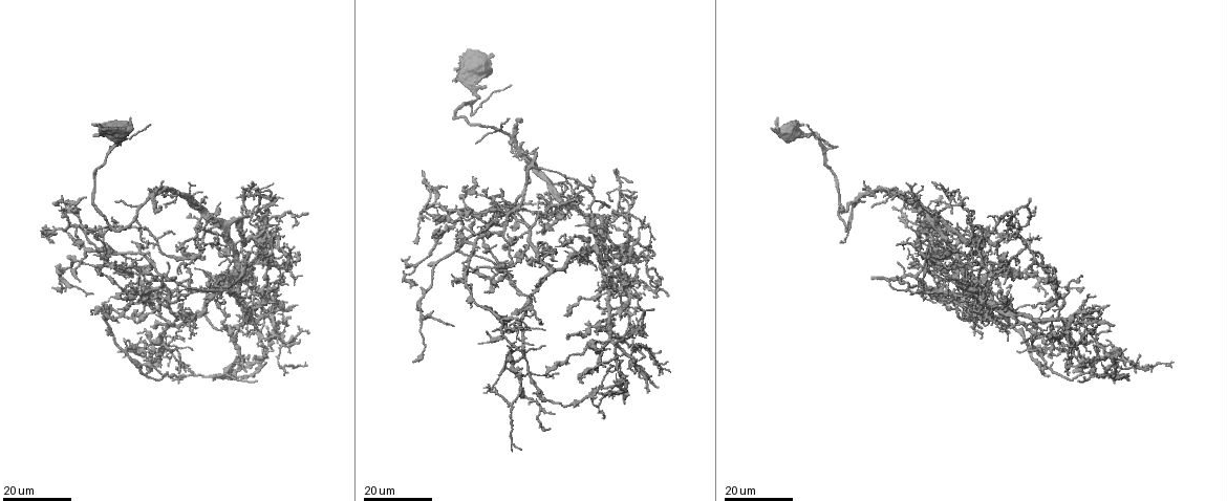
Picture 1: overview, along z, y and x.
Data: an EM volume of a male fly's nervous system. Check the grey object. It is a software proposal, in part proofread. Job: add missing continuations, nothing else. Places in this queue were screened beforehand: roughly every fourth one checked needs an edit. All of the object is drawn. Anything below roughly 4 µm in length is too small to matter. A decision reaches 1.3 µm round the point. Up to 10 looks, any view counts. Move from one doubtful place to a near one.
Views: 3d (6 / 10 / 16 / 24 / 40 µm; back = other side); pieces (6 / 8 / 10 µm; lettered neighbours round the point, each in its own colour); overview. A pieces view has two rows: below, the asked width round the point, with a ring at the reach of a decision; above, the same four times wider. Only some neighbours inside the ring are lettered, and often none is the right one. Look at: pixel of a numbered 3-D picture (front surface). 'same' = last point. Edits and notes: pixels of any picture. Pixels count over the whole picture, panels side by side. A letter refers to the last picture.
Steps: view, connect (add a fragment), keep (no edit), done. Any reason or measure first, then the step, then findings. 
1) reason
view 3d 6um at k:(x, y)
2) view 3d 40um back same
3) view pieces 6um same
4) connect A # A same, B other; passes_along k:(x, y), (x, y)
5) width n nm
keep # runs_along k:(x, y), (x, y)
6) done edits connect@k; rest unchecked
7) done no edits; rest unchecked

branch stops here
view 3d 16um at 1:(544, 347)

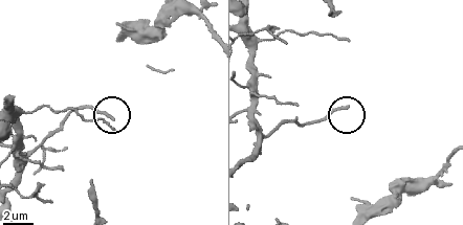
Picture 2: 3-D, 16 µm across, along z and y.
view pieces 8um at 2:(110, 117)

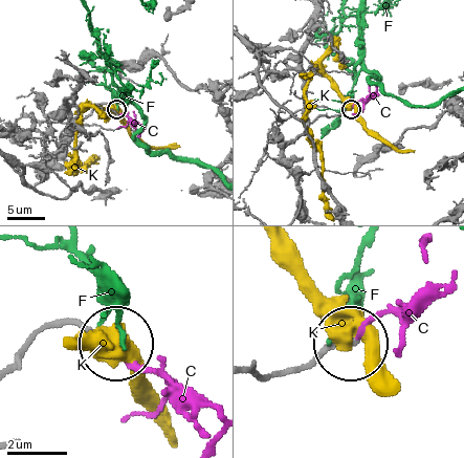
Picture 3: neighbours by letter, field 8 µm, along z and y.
width 180 nm
connect C # C same, F other, K other; passes_along 3:(277, 374), (312, 367), (354, 342), (419, 287); the cell continues

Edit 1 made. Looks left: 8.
branch stops here
view 3d 16um at 1:(149, 326)

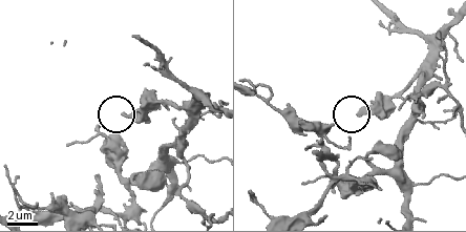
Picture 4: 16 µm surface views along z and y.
view pieces 8um at 4:(358, 112)

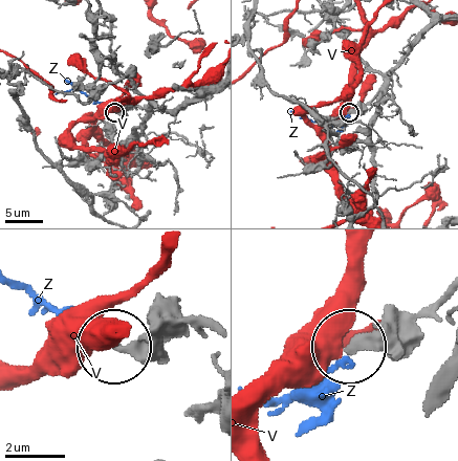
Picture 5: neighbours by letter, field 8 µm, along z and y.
width 300 nm
connect Z # V other, Z same; it goes on there

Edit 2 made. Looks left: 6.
redraw
view overview

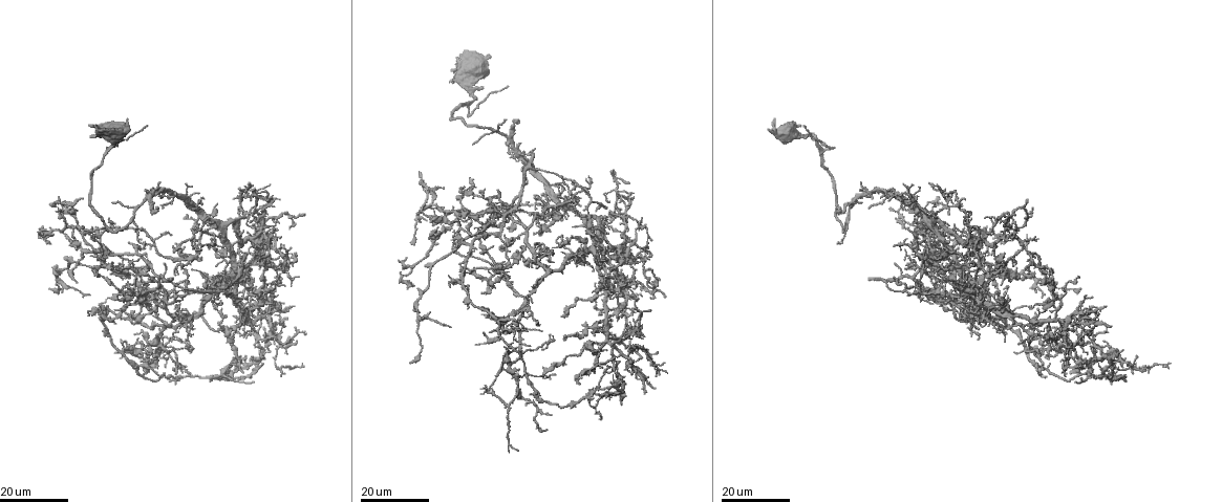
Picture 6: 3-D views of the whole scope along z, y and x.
thin end
view 3d 24um at 6:(838, 244)

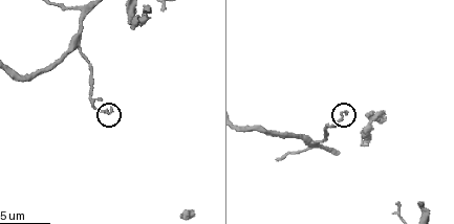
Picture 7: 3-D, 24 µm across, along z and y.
view 3d 6um at 7:(112, 110)

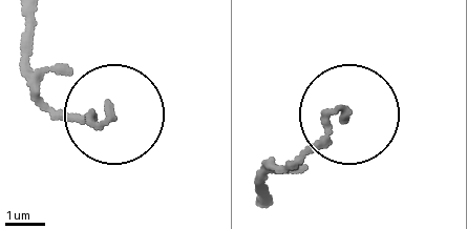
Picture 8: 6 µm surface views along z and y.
view pieces 10um at 8:(111, 110)

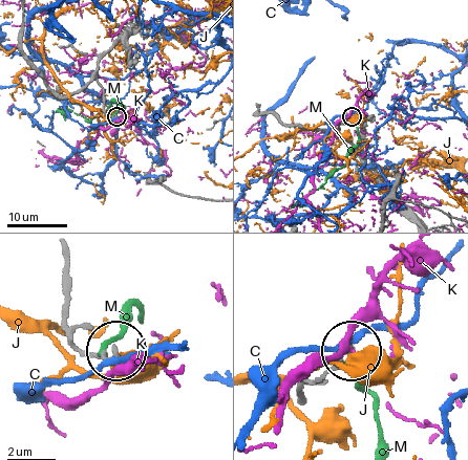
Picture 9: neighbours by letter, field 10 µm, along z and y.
keep # C other, J other, K other, M other; runs_along 9:(51, 89), (66, 95), (94, 80), (105, 112), (115, 115); none of them fits

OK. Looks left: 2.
branch stops here
view 3d 16um at 6:(263, 326)

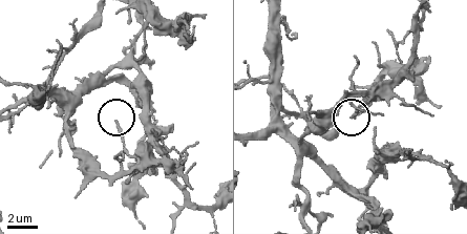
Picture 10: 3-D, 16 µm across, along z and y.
view pieces 8um at 10:(119, 123)

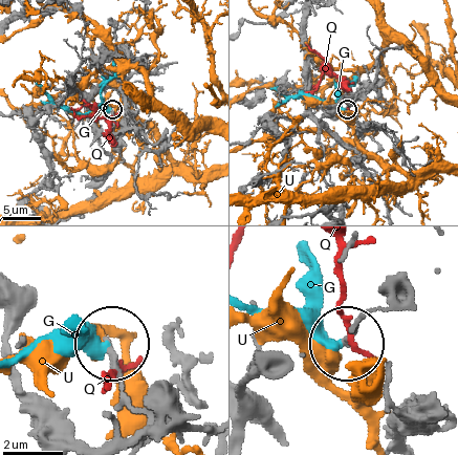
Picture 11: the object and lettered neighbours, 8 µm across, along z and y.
keep # G other, Q other, U other; none of them fits

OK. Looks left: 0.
done edits connect@3, connect@5; rest unchecked

